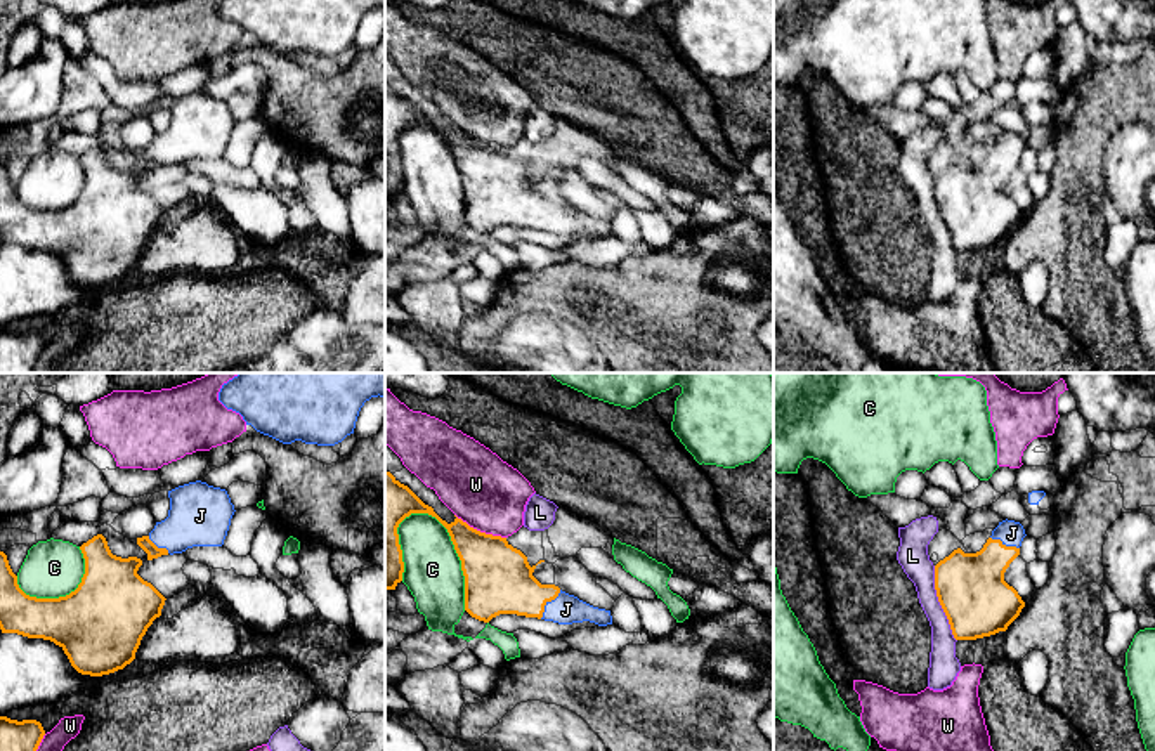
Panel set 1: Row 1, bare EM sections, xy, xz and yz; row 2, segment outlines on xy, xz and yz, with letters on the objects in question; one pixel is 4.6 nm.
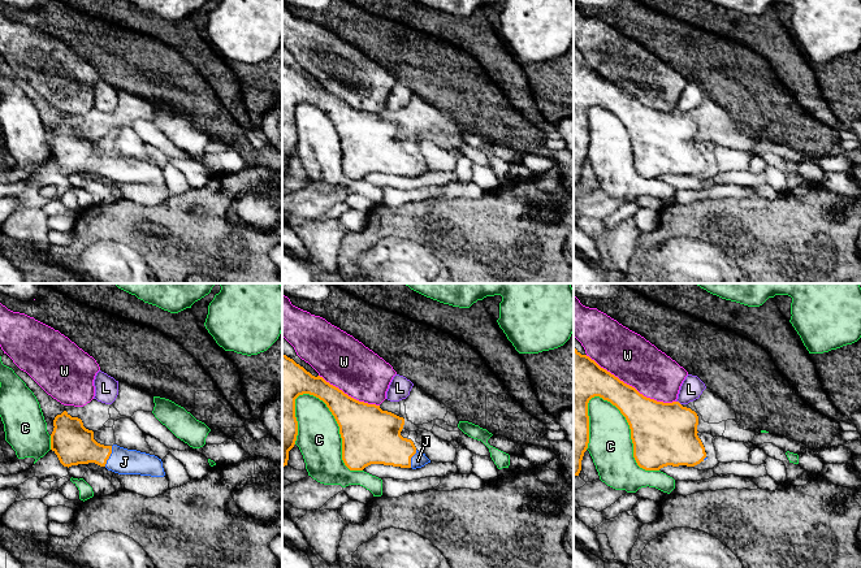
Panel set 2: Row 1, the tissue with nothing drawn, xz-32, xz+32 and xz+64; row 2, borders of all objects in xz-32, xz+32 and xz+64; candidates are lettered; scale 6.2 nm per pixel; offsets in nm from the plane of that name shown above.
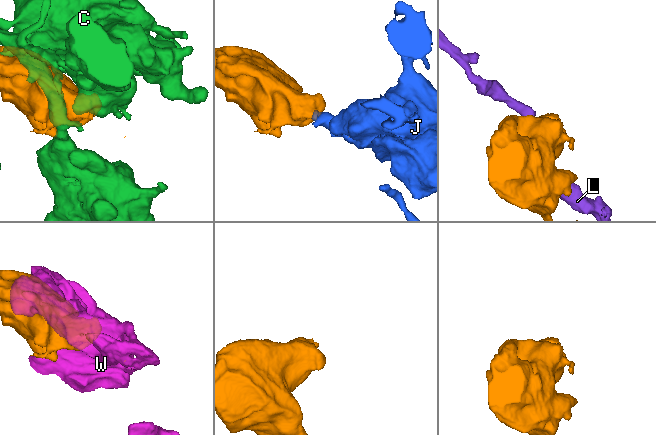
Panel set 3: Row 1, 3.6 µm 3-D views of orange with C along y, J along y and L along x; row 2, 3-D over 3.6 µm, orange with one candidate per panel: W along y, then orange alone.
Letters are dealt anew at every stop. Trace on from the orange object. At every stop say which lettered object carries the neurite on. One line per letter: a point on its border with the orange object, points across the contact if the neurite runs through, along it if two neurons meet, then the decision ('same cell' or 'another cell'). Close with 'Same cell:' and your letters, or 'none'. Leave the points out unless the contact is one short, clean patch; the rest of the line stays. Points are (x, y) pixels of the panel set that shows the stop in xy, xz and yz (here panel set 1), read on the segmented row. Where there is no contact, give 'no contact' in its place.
C: meets orange in xz at (456, 552); another cell
J: meets orange in xz at (545, 604); runs through xz (498, 580), (505, 587), (545, 604), (566, 609); same cell
L: meets orange in yz at (940, 604); border along yz (933, 566), (935, 595), (956, 640); another cell
W: meets orange in xz at (479, 531); another cell
Same cell: J

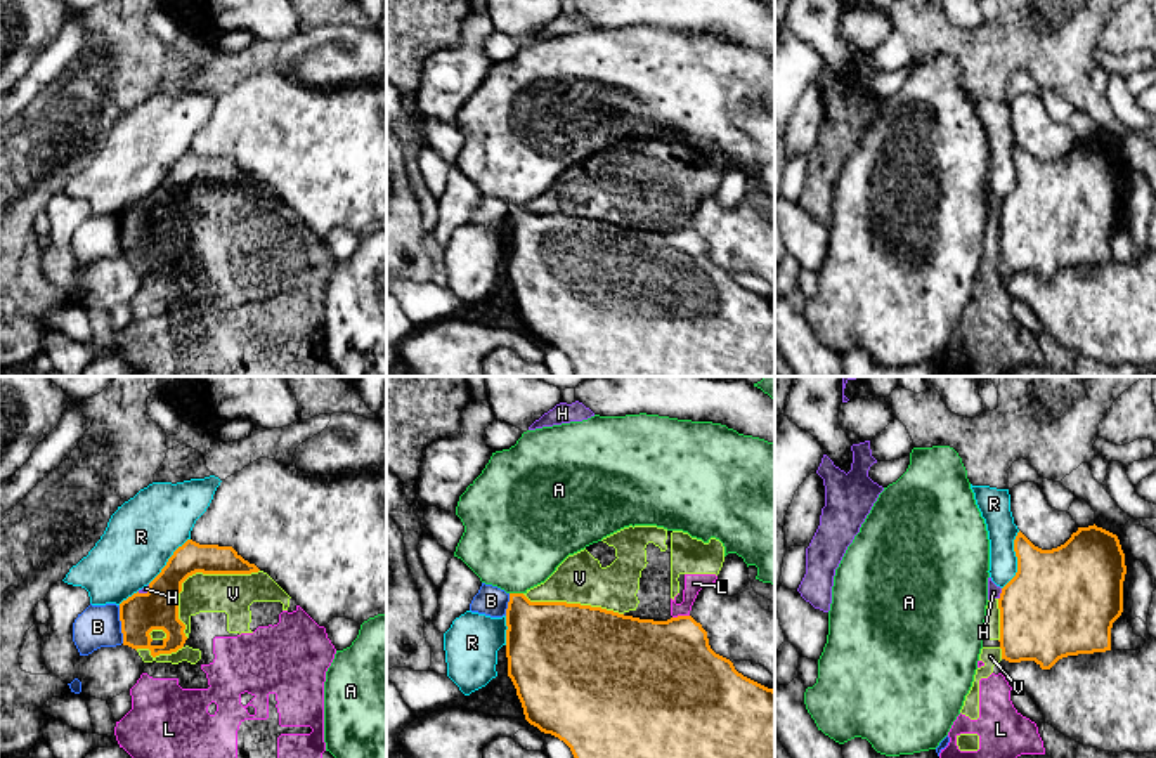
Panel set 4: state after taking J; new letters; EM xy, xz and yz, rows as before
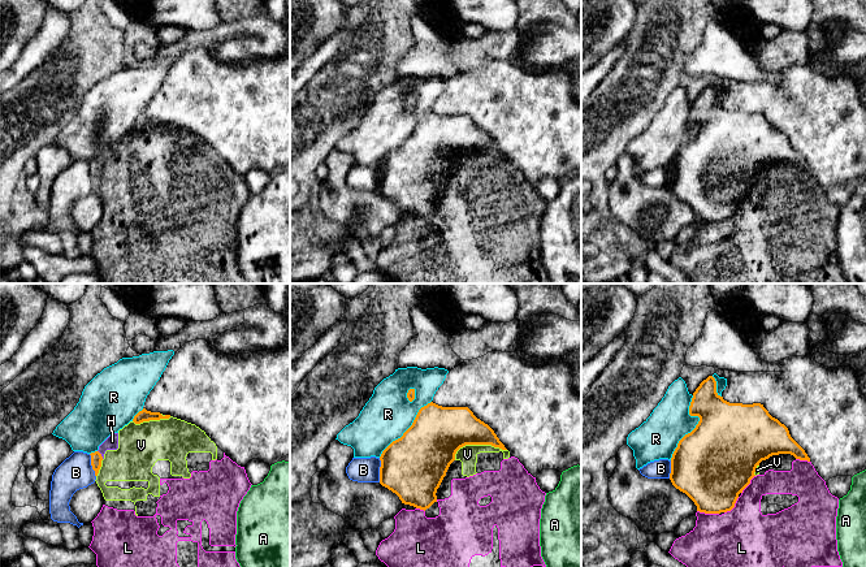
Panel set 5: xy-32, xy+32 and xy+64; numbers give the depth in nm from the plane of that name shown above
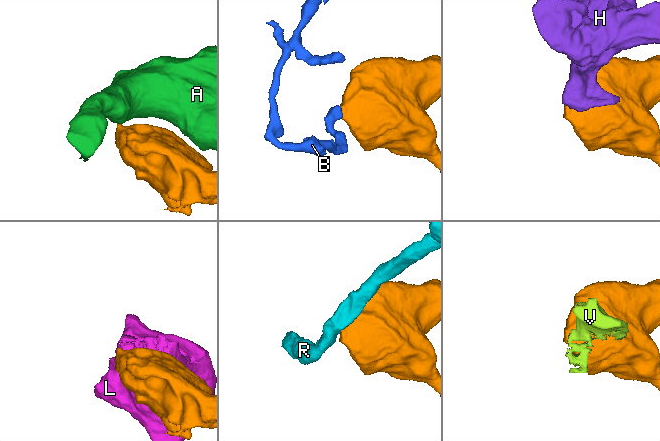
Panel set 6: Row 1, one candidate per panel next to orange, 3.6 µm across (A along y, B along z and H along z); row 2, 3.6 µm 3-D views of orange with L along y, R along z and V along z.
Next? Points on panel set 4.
A: meets orange in xz at (517, 594); border along xz (510, 592), (522, 594); another cell
B: meets orange in xy at (122, 625); border along xy (118, 606), (123, 642); another cell
H: meets orange in yz at (1000, 594); border along yz (1002, 588), (999, 599); another cell
L: meets orange in xz at (680, 616); another cell
R: meets orange in yz at (1018, 561); another cell
V: meets orange in xy at (194, 573); another cell
Same cell: none

